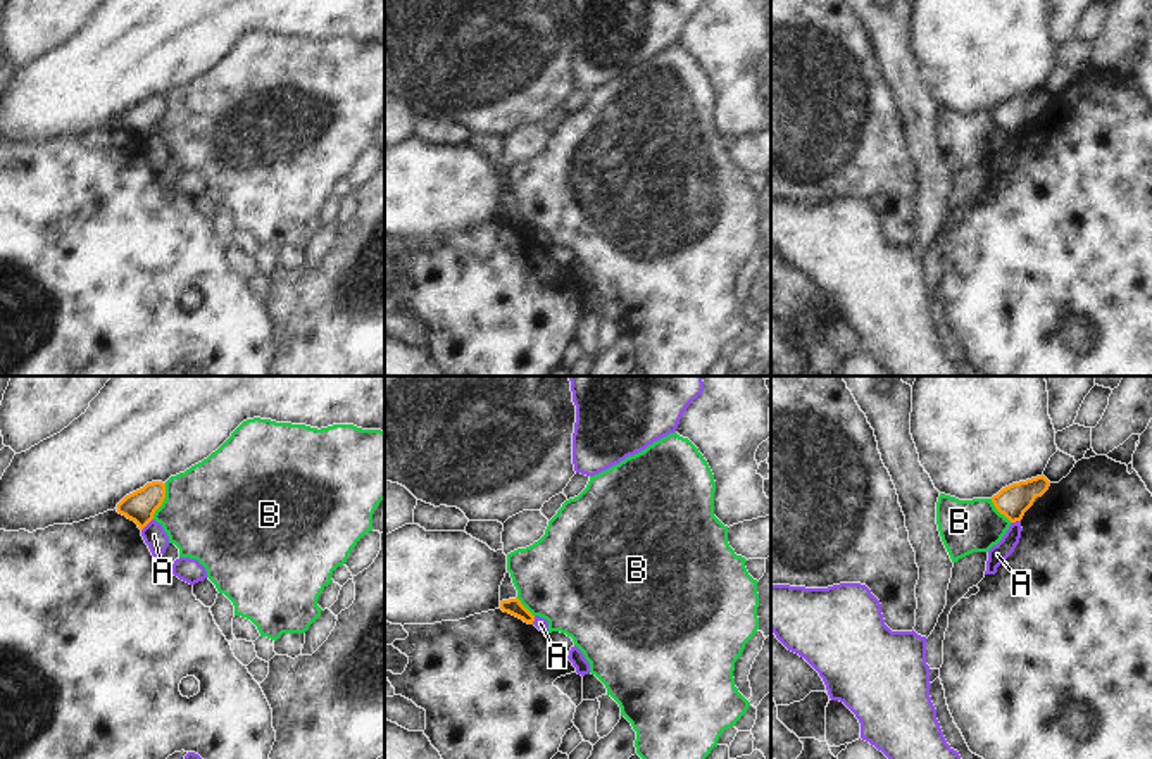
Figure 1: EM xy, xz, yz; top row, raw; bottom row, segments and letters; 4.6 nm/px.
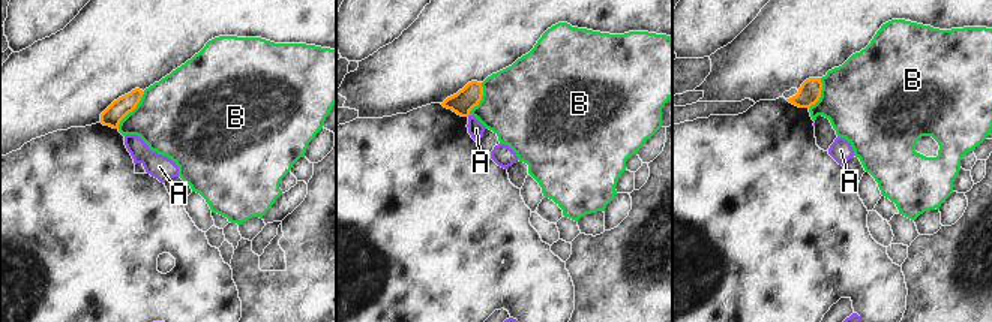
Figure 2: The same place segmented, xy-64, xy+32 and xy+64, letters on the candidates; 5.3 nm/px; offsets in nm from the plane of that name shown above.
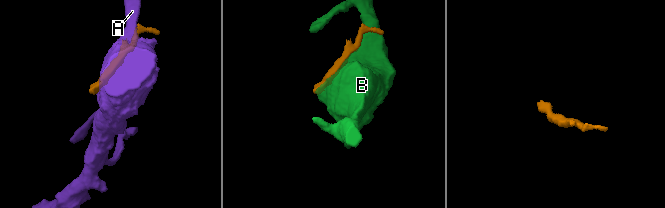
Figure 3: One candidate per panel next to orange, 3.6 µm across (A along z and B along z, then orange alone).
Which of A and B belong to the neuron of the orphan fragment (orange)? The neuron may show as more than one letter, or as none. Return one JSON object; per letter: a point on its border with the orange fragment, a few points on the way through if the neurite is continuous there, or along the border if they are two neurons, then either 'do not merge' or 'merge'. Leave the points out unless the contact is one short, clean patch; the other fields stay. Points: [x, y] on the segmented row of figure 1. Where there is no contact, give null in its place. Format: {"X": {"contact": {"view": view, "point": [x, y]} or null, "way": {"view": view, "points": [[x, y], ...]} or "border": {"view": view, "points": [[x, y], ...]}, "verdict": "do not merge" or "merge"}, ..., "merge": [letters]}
{"A": {"contact": {"view": "xy", "point": [147, 523]}, "border": {"view": "xy", "points": [[152, 518], [142, 530]]}, "verdict": "do not merge"}, "B": {"contact": {"view": "xy", "point": [162, 501]}, "verdict": "do not merge"}, "merge": []}

